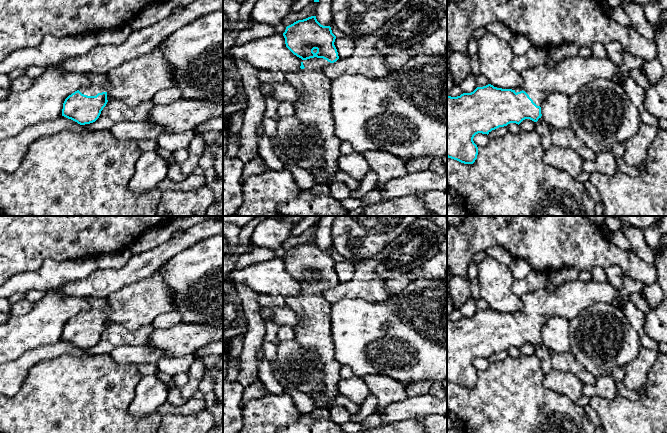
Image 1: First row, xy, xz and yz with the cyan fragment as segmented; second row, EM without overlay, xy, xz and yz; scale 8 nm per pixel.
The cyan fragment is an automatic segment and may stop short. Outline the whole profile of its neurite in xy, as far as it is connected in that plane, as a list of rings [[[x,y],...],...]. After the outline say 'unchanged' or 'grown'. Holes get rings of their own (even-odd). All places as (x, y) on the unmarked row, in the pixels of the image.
[[[89,297],[90,308],[69,319],[62,333],[62,340],[80,349],[95,346],[106,330],[108,300],[100,297]]]; grown

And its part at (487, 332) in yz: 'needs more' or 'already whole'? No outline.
needs more

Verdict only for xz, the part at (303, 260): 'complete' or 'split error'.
split error

